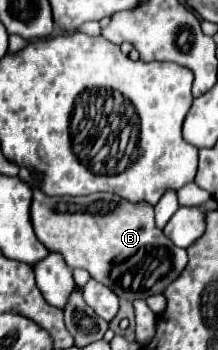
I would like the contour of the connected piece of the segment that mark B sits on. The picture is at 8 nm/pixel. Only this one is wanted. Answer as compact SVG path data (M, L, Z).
M20 170L20 178L32 186L32 210L30 218L34 224L34 232L38 240L54 252L60 252L68 264L68 268L84 268L90 276L102 284L106 284L118 298L126 300L146 300L154 294L162 294L168 284L172 284L186 268L188 256L184 248L174 246L164 232L154 222L154 206L148 202L128 202L112 192L96 192L90 196L48 196L42 190L36 190L28 170Z

